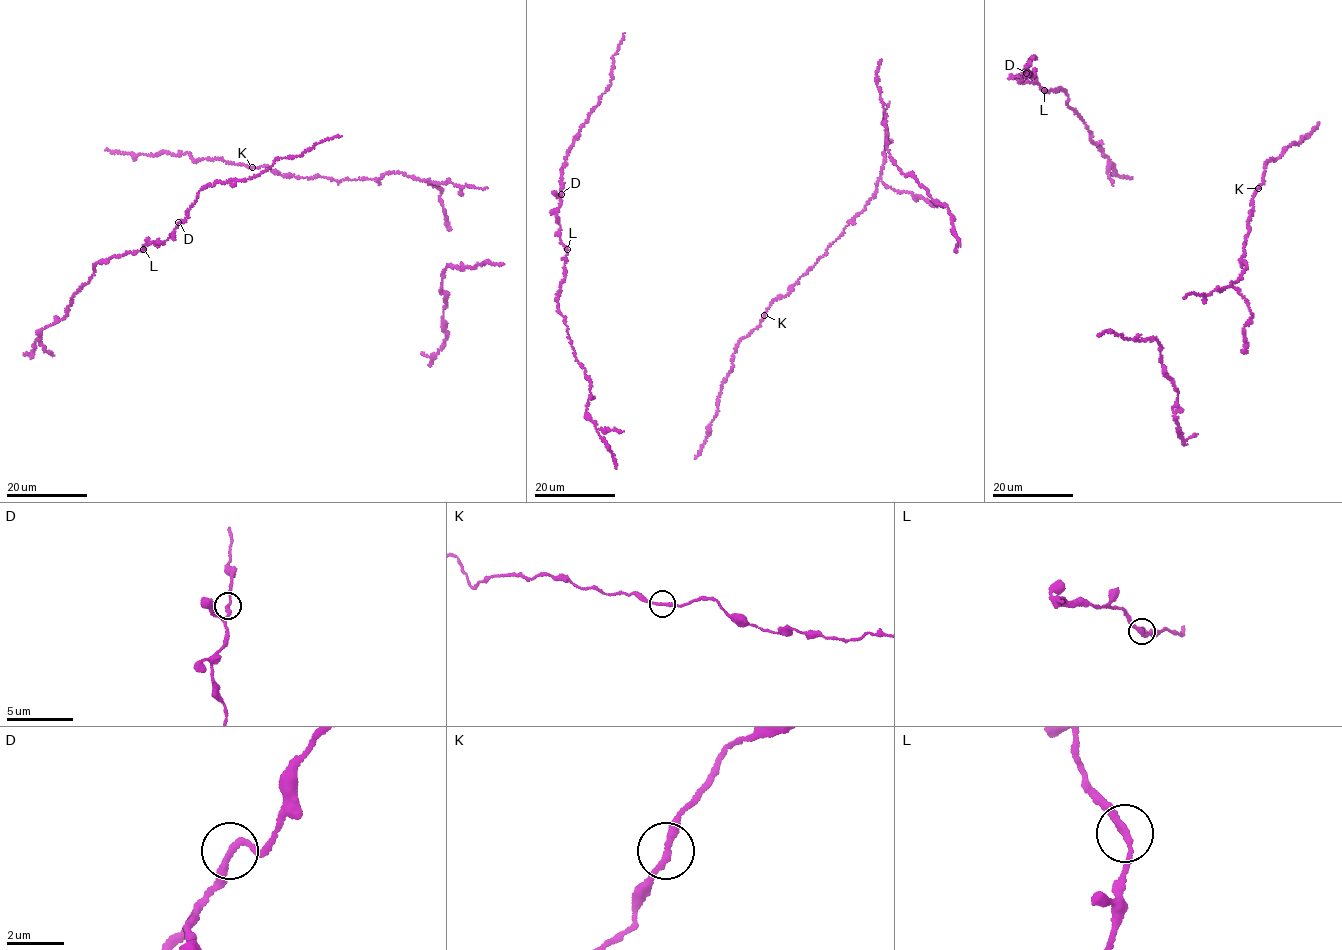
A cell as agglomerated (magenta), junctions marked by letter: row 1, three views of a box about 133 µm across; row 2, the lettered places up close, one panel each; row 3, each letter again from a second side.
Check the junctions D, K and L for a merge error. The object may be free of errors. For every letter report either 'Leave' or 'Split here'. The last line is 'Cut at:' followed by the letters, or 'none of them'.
D: Leave
K: Leave
L: Leave
Cut at: none of them

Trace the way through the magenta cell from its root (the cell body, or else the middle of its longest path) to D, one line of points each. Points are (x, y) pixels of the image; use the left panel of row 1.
D: (133, 251), (142, 250), (145, 244), (159, 244), (166, 241), (178, 222)

